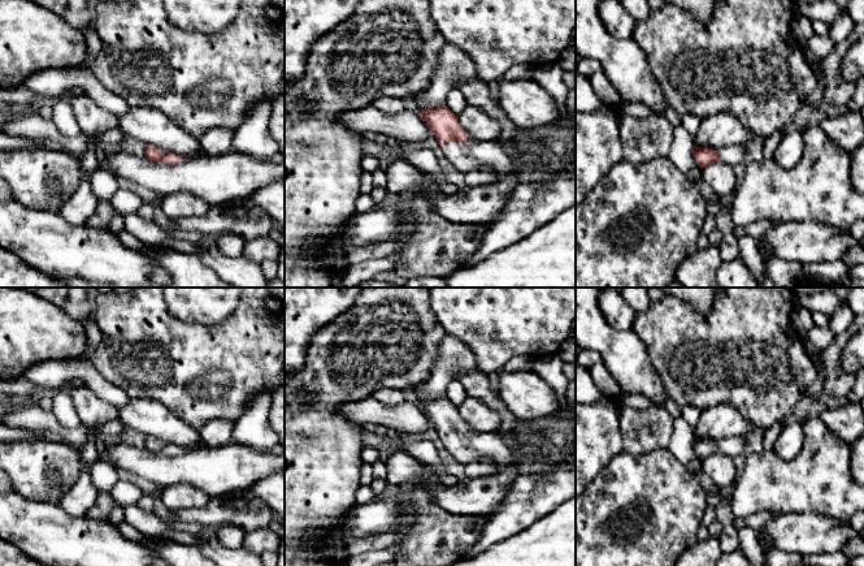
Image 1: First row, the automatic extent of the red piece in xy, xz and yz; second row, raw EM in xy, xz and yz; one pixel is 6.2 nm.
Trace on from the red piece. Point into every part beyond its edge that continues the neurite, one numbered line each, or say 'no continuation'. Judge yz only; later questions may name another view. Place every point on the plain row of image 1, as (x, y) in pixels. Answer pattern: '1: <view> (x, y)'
1: yz (733, 445)

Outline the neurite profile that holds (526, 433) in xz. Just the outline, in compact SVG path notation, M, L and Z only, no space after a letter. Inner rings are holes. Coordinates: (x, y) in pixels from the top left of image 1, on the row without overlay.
M517 419L511 427L509 433L515 437L520 448L540 448L547 438L534 420Z

